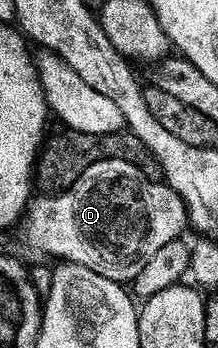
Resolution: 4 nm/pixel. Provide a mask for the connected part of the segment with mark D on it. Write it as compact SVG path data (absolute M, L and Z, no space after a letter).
M103 158L91 164L71 188L30 199L21 229L35 250L129 284L165 244L178 239L188 225L184 200L168 183L144 175L136 163Z

